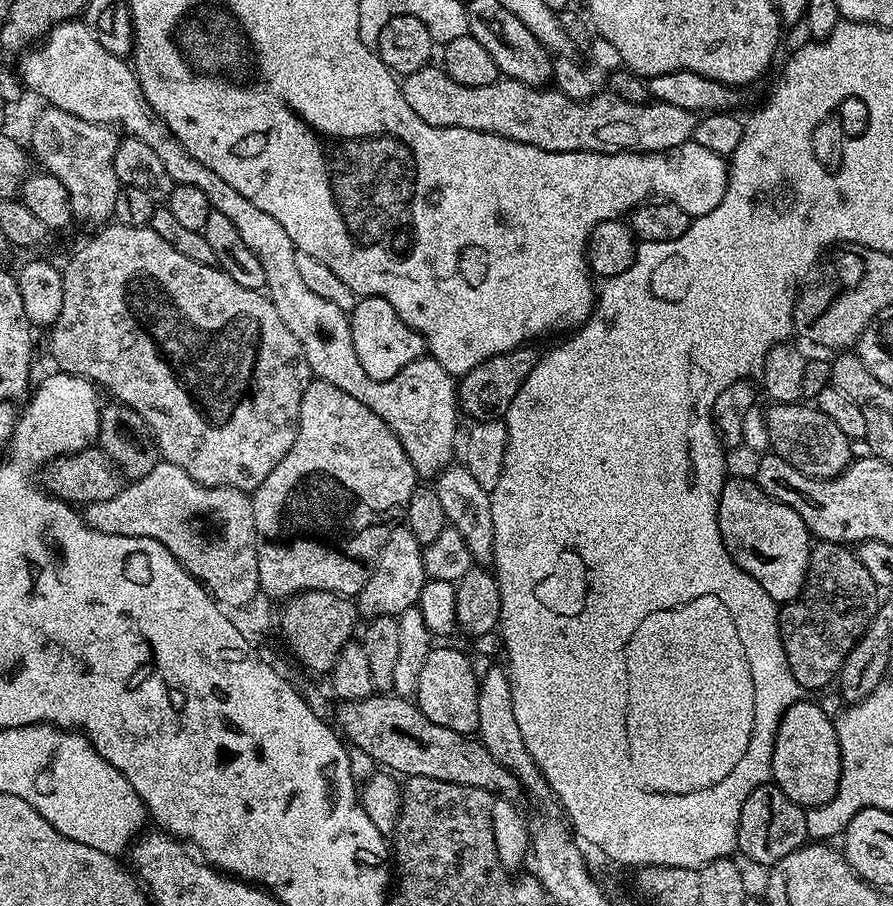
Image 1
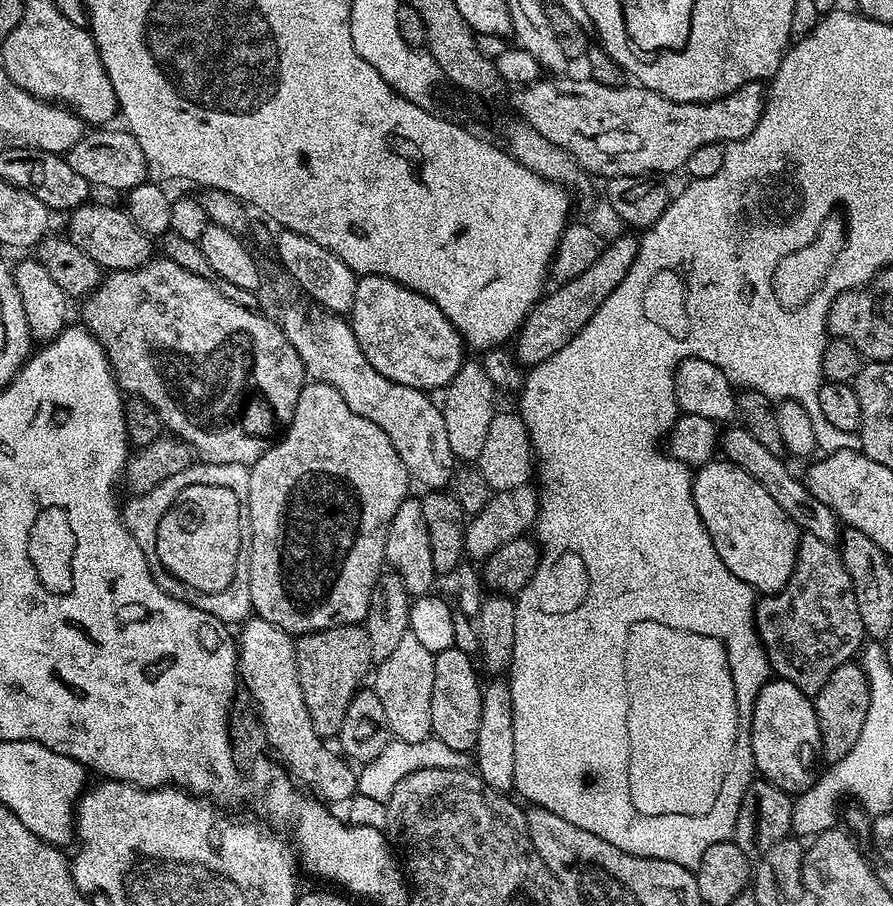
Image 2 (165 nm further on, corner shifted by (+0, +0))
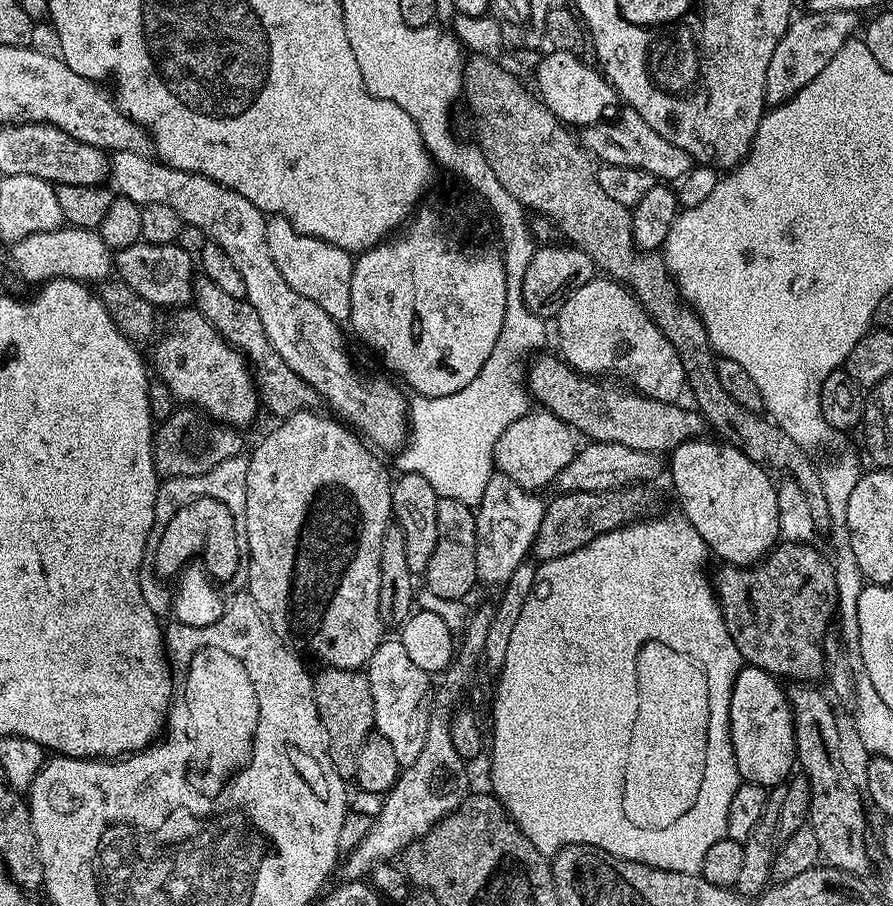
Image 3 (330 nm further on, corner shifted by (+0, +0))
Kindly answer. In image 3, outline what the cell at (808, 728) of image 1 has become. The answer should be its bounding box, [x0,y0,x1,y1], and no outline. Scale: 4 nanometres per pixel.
[730,667,797,790]

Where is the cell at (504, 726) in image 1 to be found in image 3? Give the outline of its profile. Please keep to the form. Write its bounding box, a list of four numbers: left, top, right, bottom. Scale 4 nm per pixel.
[474,472,544,586]

